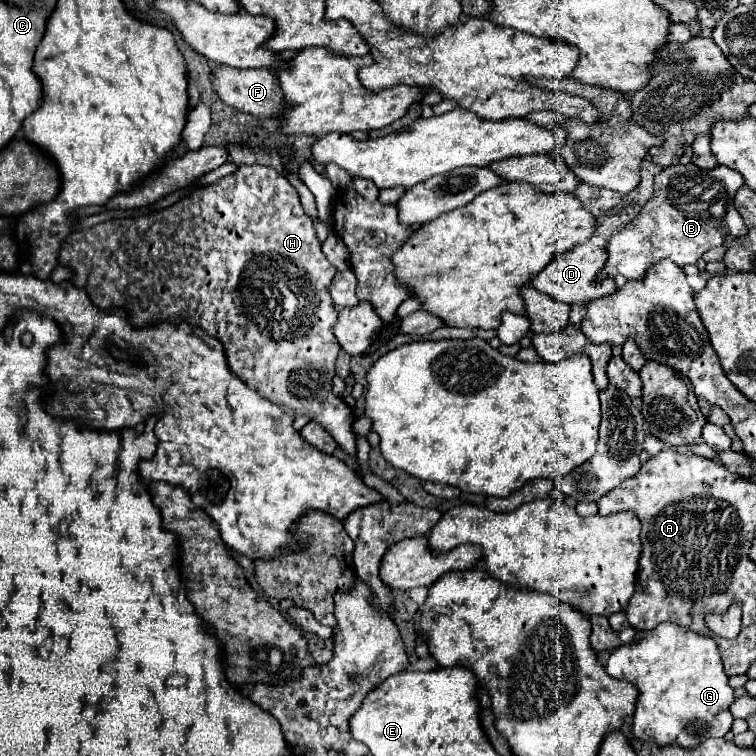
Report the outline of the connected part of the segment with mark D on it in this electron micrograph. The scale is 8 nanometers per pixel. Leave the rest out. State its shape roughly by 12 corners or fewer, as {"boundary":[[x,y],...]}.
{"boundary":[[592,242],[554,256],[532,286],[586,306],[618,290],[599,280],[608,252]]}

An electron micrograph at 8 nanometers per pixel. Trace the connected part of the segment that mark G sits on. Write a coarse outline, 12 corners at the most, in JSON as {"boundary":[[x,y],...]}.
{"boundary":[[666,622],[610,652],[634,734],[696,748],[732,728],[718,644]]}

